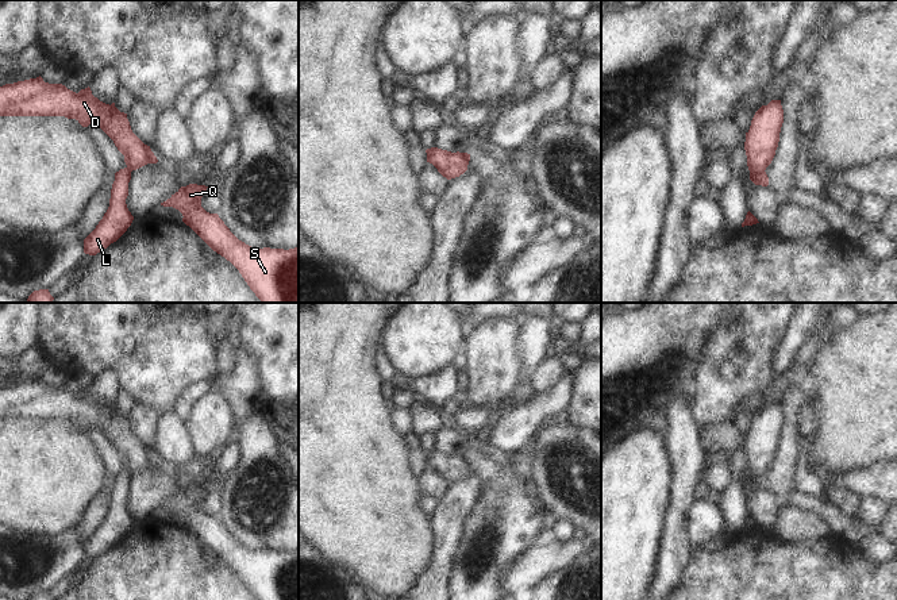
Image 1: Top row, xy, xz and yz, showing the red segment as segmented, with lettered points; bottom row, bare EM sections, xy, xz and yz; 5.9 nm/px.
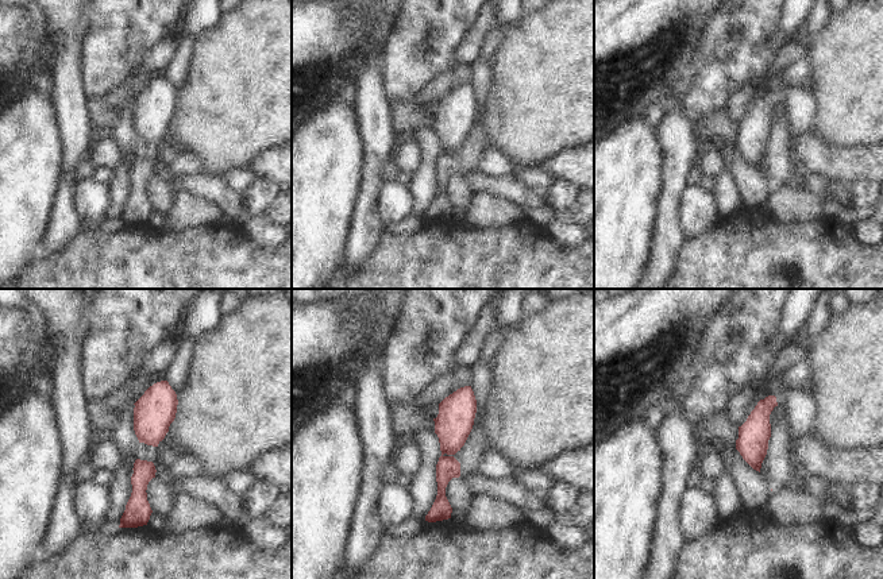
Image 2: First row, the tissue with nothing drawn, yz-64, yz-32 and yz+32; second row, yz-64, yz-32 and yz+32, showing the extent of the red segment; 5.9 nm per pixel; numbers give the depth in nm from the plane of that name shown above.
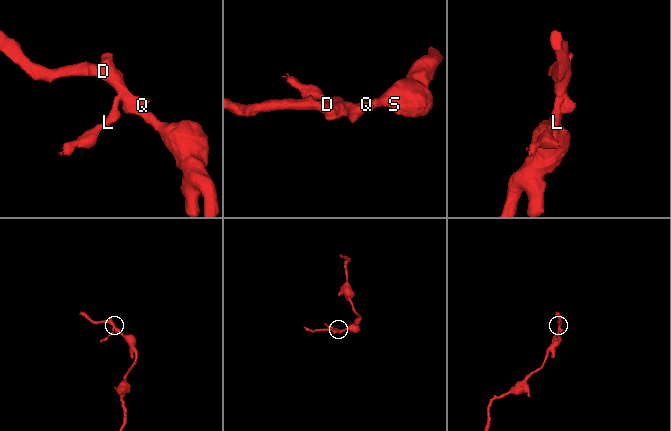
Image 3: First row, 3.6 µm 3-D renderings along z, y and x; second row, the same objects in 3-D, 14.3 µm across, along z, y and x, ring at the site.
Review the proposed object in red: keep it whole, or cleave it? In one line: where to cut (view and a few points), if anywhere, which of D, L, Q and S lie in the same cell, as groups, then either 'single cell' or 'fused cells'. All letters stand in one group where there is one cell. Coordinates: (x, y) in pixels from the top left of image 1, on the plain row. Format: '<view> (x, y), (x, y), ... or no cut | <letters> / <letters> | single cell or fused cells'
yz (749, 470), (763, 473) | D Q S / L | fused cells

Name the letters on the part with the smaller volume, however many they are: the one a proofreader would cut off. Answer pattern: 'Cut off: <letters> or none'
Cut off: L

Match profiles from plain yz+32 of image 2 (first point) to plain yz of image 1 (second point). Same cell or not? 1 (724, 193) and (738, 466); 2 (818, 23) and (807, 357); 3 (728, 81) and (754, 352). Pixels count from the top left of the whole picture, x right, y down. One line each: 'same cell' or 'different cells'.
1: same cell
2: same cell
3: same cell

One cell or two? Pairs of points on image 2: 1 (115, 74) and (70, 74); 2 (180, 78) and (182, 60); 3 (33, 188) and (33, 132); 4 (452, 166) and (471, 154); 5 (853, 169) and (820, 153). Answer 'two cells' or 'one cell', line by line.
1: two cells
2: one cell
3: one cell
4: one cell
5: one cell

